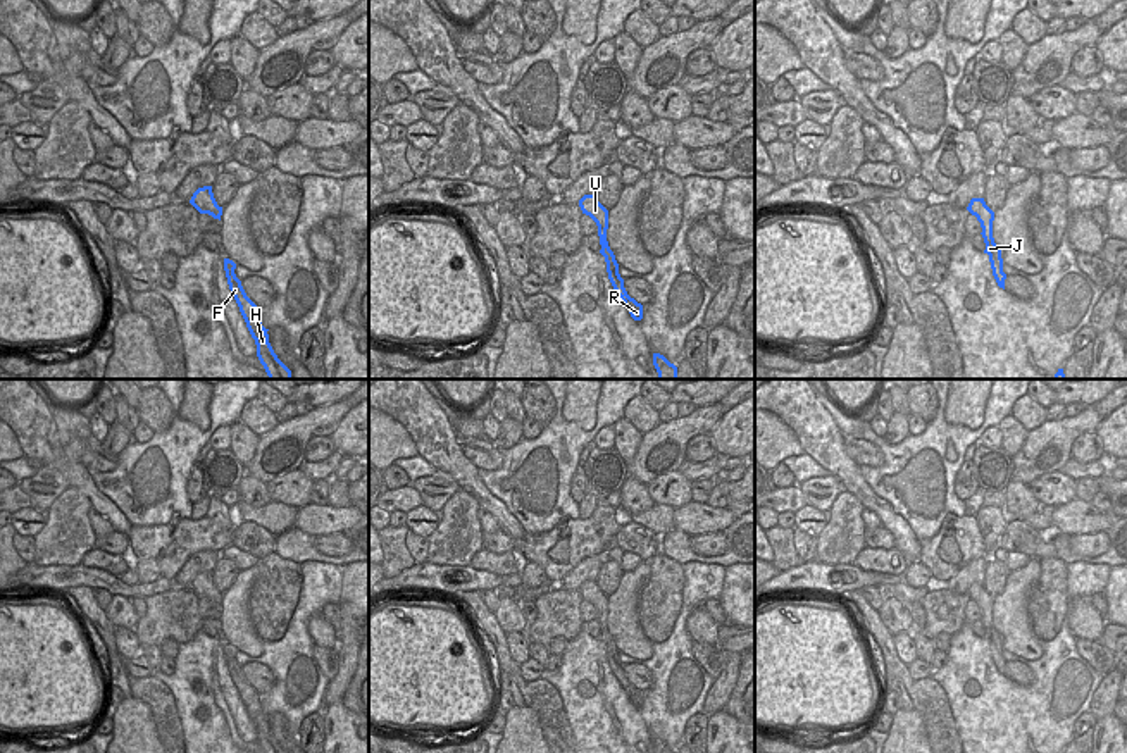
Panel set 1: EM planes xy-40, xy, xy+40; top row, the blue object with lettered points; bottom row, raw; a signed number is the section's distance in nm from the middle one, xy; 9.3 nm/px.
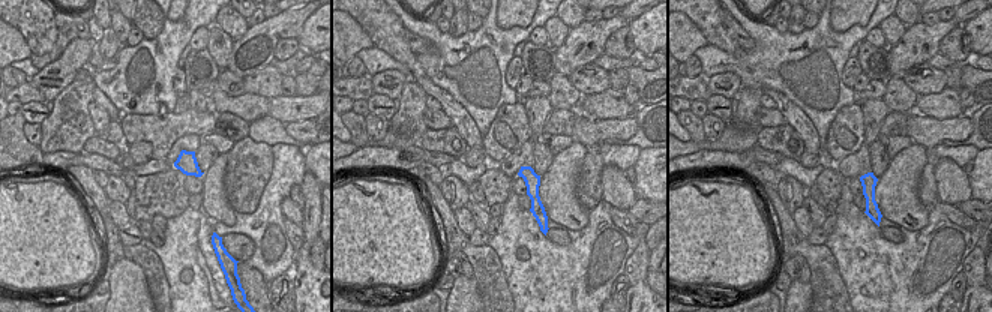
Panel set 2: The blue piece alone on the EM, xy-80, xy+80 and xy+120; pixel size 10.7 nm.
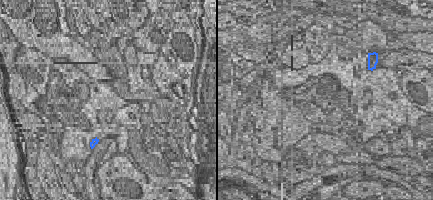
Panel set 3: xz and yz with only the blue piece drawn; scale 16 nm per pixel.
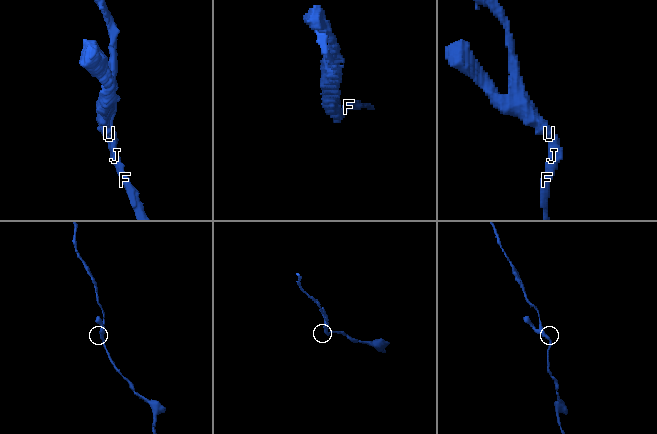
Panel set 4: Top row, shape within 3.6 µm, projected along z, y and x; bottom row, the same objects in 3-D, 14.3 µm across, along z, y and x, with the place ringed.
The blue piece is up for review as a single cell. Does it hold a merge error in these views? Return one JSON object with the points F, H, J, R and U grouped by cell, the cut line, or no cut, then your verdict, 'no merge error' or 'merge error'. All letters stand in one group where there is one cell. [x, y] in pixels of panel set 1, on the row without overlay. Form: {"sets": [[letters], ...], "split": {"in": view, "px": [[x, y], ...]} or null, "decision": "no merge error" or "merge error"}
{"sets": [["F", "H", "J", "R", "U"]], "split": null, "decision": "no merge error"}

